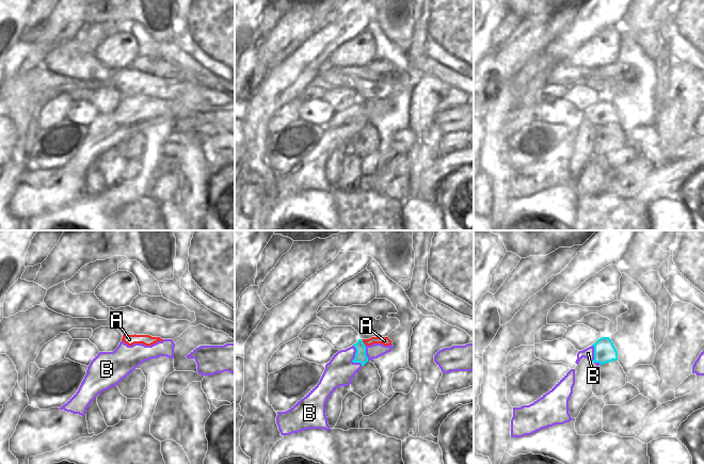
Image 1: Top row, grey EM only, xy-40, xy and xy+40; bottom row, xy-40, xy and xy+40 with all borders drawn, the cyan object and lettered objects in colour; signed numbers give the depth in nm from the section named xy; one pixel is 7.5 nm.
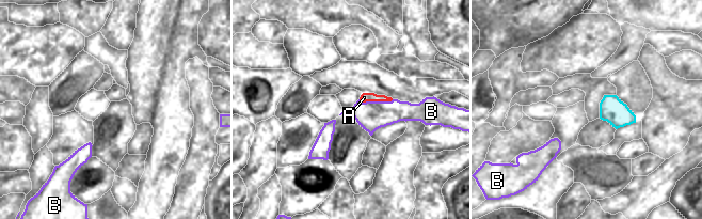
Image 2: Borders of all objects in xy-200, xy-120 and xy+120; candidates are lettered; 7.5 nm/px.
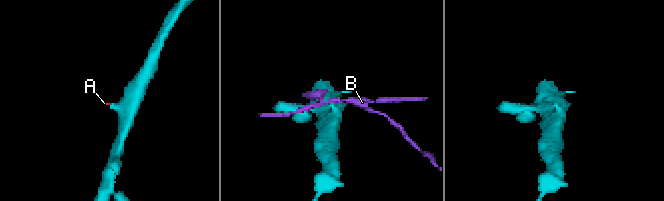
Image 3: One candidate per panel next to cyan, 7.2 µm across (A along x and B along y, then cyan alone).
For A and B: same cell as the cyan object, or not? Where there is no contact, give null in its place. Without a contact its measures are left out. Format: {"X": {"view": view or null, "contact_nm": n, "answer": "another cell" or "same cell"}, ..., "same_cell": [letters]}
{"A": {"view": "xy", "contact_nm": 40, "answer": "another cell"}, "B": {"view": "xy", "contact_nm": 180, "answer": "another cell"}, "same_cell": []}

